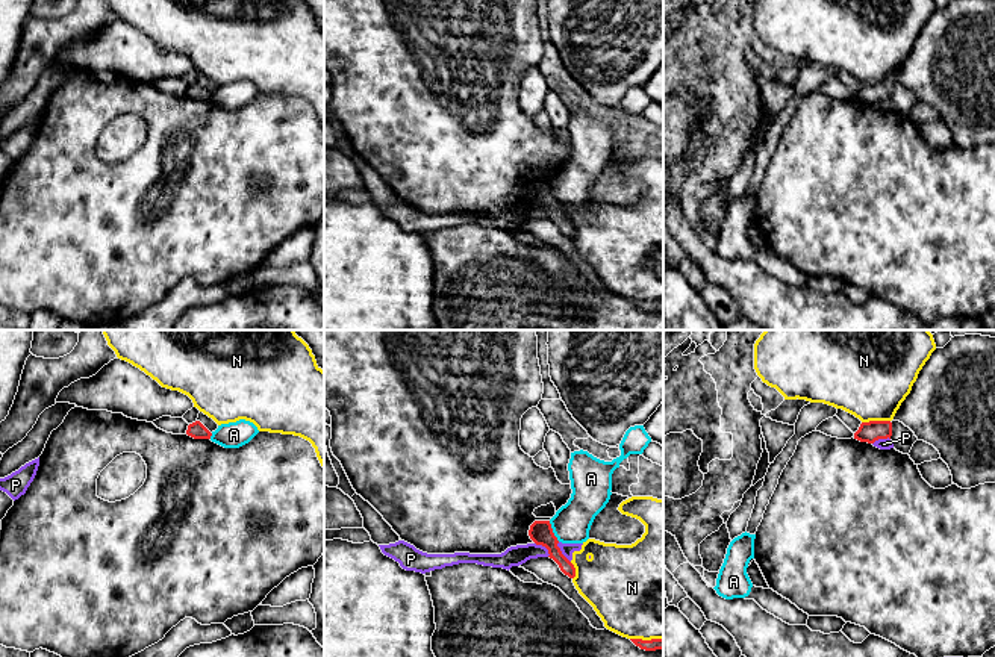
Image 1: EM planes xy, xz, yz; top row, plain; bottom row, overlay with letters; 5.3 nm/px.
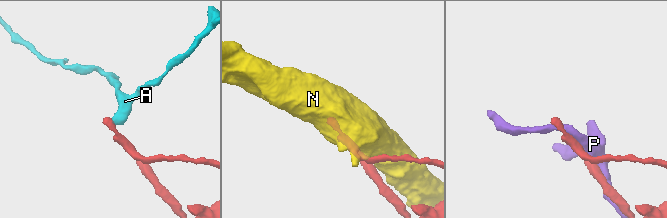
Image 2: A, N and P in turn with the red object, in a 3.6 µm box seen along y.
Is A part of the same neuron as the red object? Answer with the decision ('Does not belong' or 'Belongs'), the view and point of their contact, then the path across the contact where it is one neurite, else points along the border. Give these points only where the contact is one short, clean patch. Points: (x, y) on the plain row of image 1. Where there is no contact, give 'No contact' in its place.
Does not belong. Touches red at xz (552, 193). Boundary: xz (548, 182), (553, 196), (559, 202)

